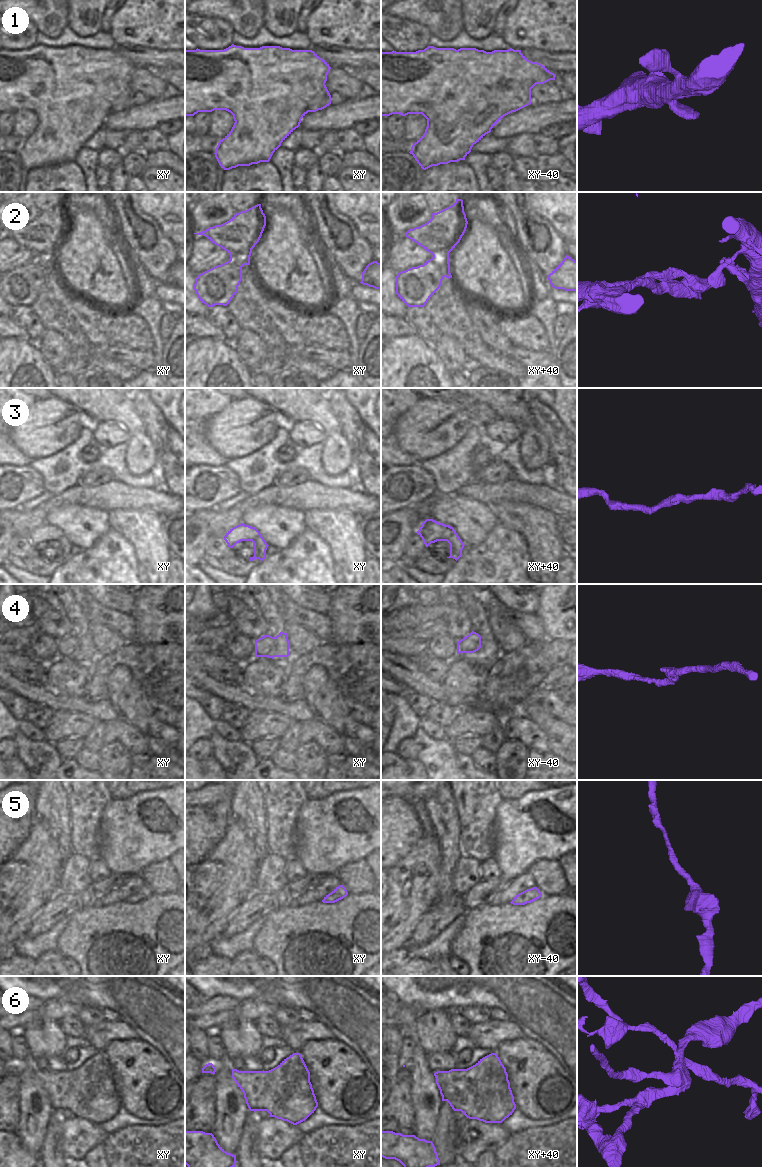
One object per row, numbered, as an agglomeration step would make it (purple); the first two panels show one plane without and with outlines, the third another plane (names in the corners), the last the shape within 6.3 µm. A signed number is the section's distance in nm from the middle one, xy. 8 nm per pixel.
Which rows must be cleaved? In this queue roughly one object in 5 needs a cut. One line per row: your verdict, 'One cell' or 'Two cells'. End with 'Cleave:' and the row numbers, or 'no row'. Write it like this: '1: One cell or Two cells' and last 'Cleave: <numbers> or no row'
1: One cell
2: One cell
3: One cell
4: One cell
5: One cell
6: Two cells
Cleave: 6.

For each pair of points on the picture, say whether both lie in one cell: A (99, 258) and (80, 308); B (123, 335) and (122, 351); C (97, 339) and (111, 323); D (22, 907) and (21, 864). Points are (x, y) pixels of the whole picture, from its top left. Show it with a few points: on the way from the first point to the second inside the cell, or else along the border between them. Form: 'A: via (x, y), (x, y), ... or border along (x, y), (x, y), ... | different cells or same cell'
A: border along (73, 294), (88, 299), (103, 309) | different cells
B: border along (110, 344), (122, 344), (129, 348), (145, 350) | different cells
C: border along (102, 310), (98, 328), (110, 344) | different cells
D: via (21, 896), (21, 875) | same cell

